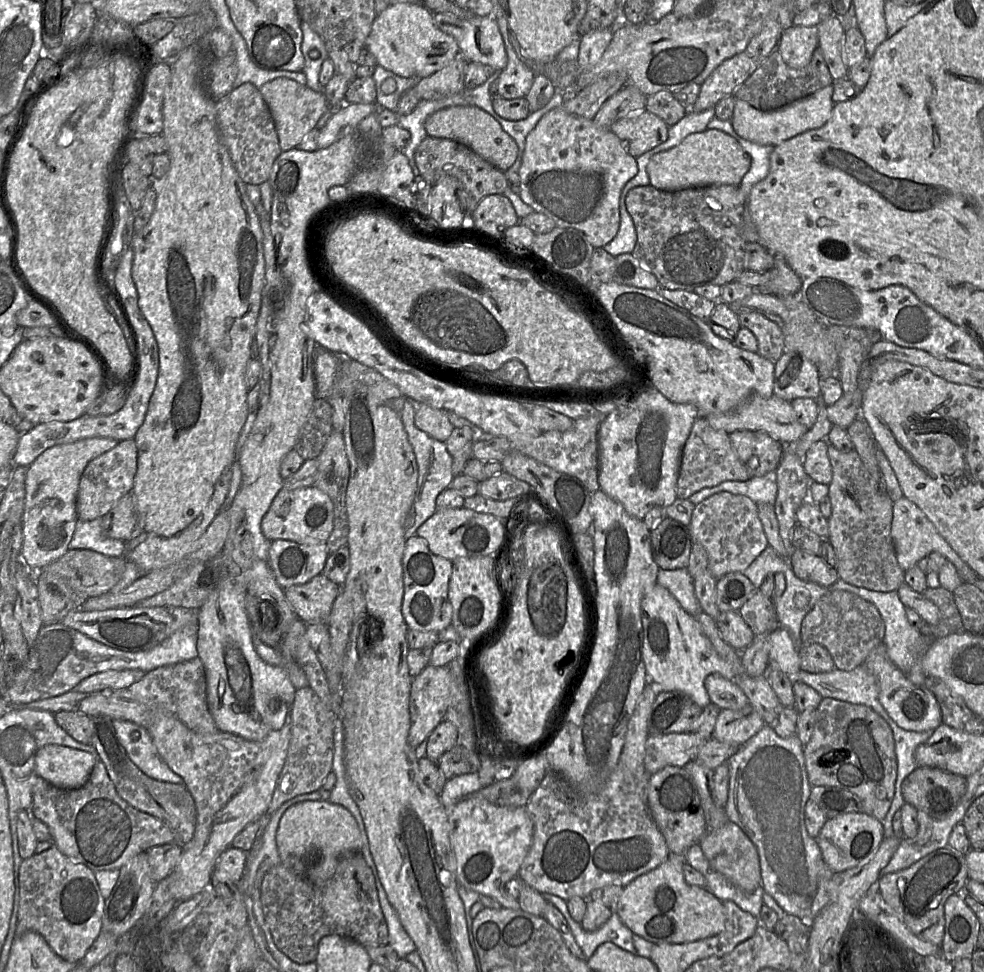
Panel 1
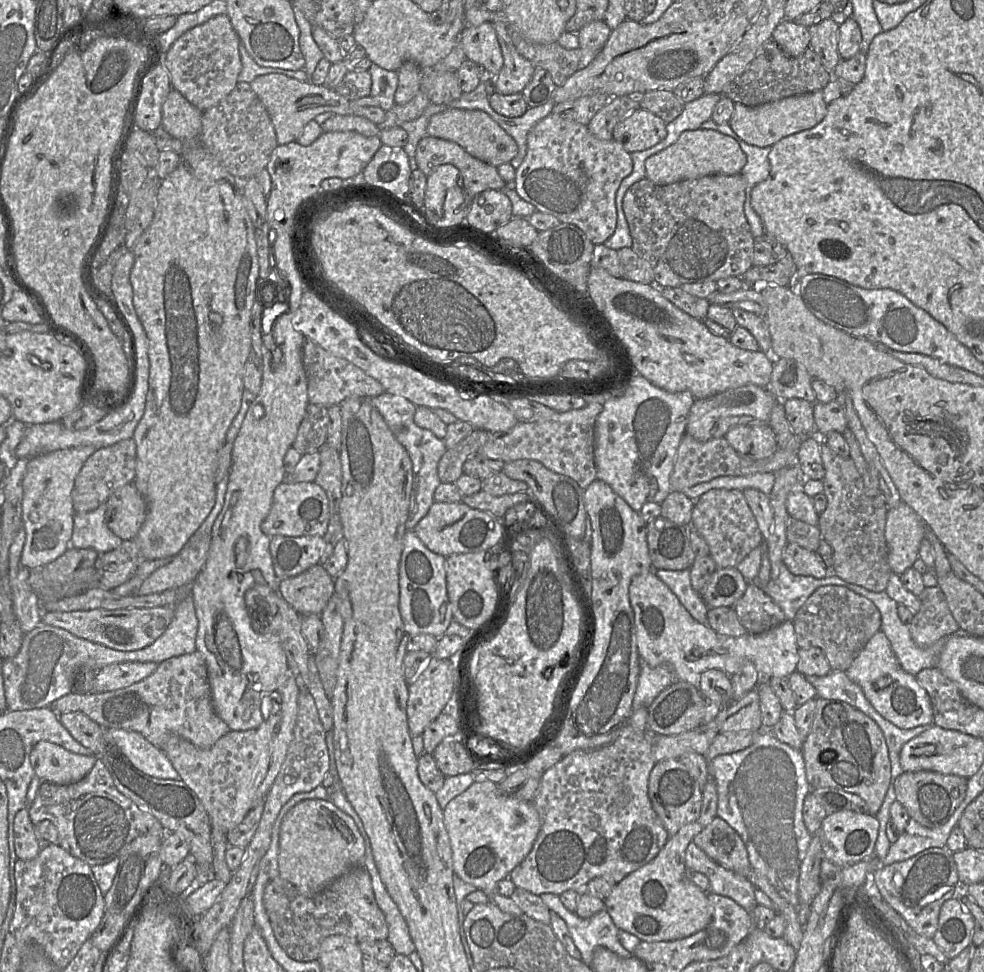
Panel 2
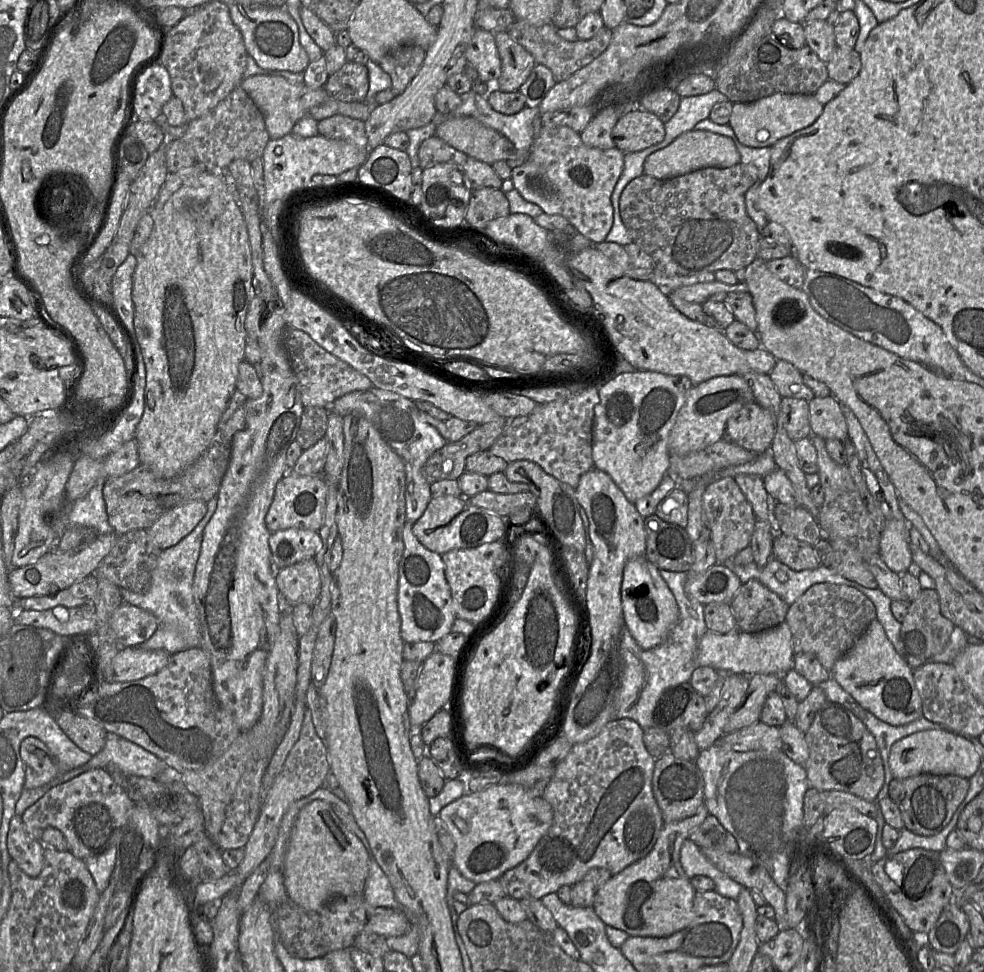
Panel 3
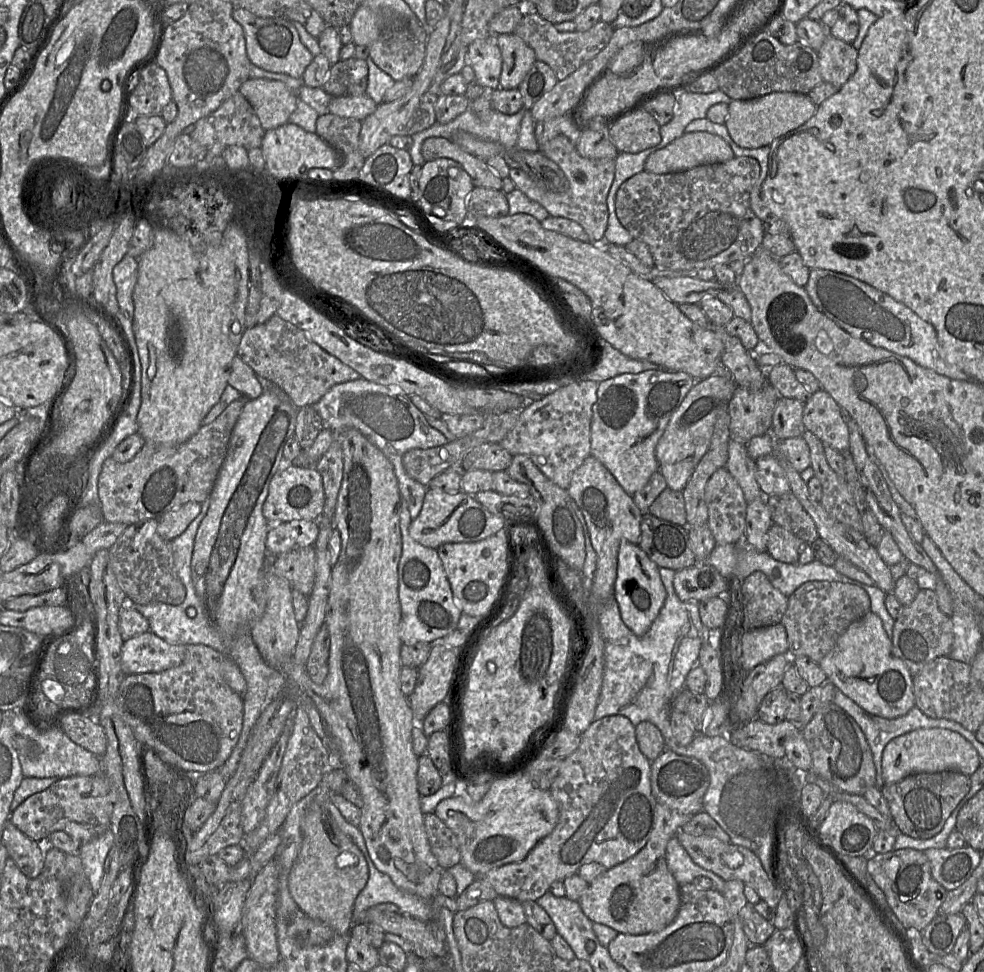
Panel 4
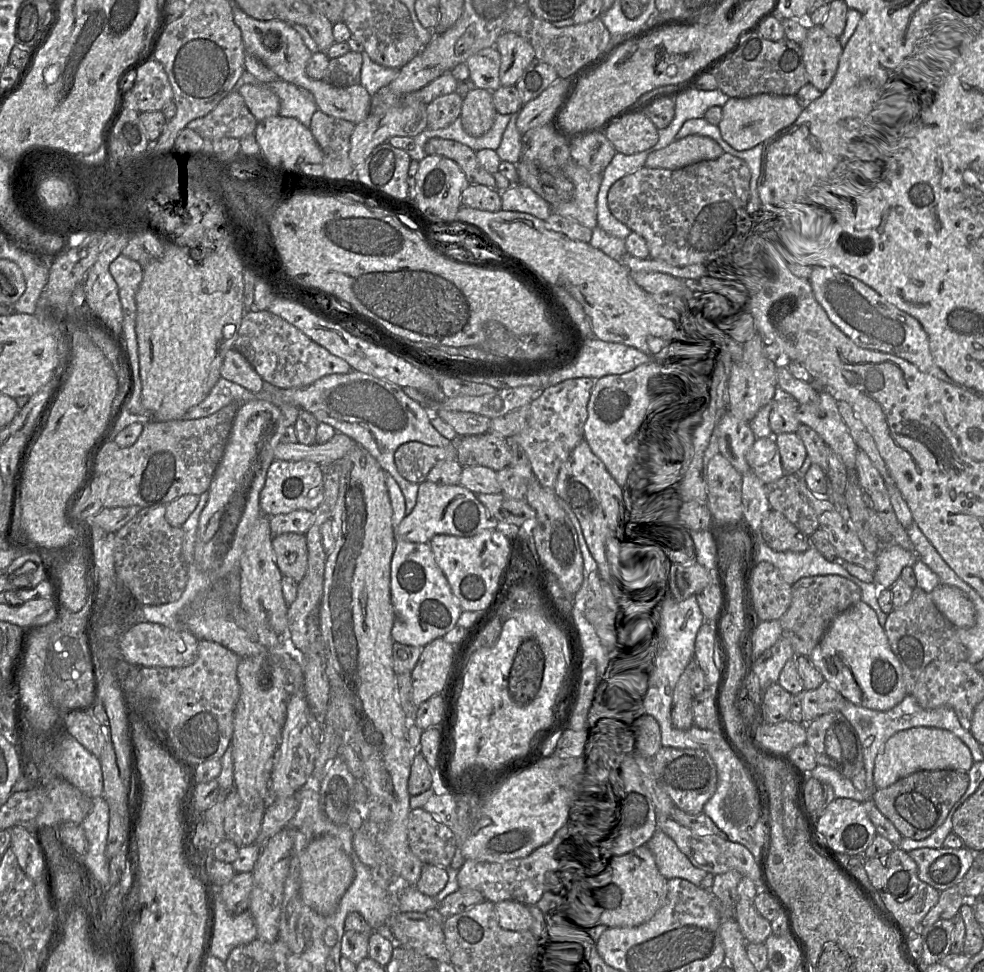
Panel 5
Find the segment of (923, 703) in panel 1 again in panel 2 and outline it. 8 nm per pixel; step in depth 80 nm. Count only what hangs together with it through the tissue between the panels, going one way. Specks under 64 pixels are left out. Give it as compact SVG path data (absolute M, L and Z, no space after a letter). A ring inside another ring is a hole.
M882 630L872 636L845 673L862 688L876 711L897 727L910 729L933 723L933 709L928 693L914 675L901 667Z

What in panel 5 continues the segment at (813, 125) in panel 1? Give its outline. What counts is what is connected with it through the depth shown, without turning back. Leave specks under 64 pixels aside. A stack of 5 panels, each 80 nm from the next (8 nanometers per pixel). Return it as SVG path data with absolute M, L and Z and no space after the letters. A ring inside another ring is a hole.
M762 93L746 98L729 98L722 109L722 118L718 124L721 135L734 149L746 150L763 143L781 129L794 123L804 106L796 94Z

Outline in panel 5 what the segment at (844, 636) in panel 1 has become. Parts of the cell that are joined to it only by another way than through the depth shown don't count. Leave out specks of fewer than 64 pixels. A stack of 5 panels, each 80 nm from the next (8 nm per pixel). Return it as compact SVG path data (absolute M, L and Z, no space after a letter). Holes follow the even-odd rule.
M839 575L804 577L795 582L791 605L779 620L783 636L790 641L795 657L809 657L834 618L859 601L861 588Z

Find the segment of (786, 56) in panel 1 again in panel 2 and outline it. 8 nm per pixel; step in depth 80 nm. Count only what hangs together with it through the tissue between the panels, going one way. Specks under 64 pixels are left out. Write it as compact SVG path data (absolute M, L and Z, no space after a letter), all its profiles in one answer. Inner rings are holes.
M783 19L773 31L772 38L787 56L795 58L809 47L810 32L808 27Z

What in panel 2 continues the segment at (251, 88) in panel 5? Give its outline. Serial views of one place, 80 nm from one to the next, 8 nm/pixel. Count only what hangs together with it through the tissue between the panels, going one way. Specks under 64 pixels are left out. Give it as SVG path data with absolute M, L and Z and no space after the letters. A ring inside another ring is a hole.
M282 74L258 76L250 86L269 114L278 145L296 142L304 127L322 113L364 117L376 125L380 125L386 115L386 111L380 107L352 107L348 99L338 95L333 89L324 85L317 86L309 81L301 82Z

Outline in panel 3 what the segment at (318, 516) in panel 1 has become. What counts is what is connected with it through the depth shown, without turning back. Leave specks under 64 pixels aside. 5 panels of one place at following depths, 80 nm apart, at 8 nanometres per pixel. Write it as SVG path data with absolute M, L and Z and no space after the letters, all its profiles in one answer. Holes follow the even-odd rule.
M288 471L275 487L273 501L265 517L270 532L288 528L319 531L326 510L327 485L322 475L298 475Z

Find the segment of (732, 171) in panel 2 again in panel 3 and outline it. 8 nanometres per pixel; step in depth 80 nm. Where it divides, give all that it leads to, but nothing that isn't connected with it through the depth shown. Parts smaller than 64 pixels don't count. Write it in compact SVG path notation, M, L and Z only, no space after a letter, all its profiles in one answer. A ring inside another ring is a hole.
M692 129L682 133L665 148L649 155L644 162L644 174L657 179L670 179L708 167L728 168L740 160L738 149L729 137Z

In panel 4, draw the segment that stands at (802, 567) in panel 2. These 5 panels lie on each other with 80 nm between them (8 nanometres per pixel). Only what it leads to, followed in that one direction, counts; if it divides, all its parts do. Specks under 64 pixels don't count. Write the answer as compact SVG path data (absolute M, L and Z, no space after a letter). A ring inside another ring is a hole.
M773 523L768 531L767 552L780 562L804 565L815 558L811 544Z

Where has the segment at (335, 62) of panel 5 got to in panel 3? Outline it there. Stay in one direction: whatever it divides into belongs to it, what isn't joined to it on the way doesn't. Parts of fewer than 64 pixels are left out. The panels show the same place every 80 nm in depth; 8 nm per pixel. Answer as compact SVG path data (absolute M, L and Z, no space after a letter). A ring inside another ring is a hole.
M347 61L341 69L328 76L326 92L338 101L363 102L369 88L367 66Z

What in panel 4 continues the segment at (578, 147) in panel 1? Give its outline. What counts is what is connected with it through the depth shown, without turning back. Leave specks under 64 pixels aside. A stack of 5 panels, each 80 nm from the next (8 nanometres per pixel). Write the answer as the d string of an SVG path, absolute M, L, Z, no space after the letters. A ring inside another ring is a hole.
M558 135L545 145L541 145L539 151L564 172L569 181L568 190L554 192L535 181L521 168L511 168L509 177L515 187L531 200L541 204L550 216L564 217L581 225L589 236L589 242L602 244L608 226L607 196L615 177L615 160L584 158L578 153L576 145L564 135Z

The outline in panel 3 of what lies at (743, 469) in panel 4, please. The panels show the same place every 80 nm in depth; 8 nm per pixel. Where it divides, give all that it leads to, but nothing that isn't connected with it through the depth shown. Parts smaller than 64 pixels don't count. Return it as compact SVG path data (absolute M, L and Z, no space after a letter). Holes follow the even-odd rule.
M738 474L734 477L742 493L752 506L756 520L770 520L770 502L763 478L758 475Z

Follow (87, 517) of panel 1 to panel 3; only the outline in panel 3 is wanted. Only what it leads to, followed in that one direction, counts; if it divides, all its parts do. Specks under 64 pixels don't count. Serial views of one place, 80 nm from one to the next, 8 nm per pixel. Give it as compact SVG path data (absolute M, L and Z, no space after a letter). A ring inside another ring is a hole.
M135 438L123 444L118 450L103 459L87 455L75 458L72 472L65 488L67 507L85 496L98 482L124 475L140 465L138 445Z

